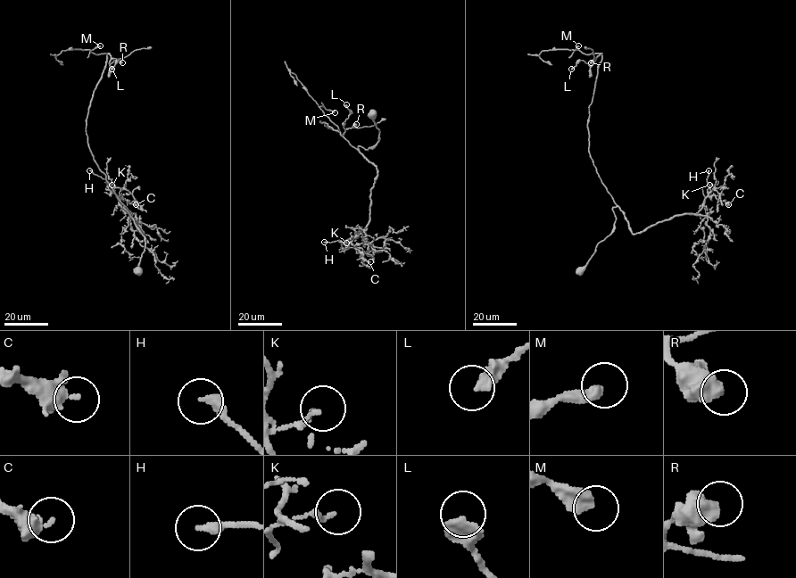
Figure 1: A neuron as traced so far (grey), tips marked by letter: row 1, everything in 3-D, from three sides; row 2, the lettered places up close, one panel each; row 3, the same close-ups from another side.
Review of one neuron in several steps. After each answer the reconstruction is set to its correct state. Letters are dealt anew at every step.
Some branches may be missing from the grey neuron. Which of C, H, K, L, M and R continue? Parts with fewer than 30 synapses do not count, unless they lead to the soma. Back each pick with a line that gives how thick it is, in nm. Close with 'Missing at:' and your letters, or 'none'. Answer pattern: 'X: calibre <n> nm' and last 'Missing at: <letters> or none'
C: calibre 480 nm
Missing at: C

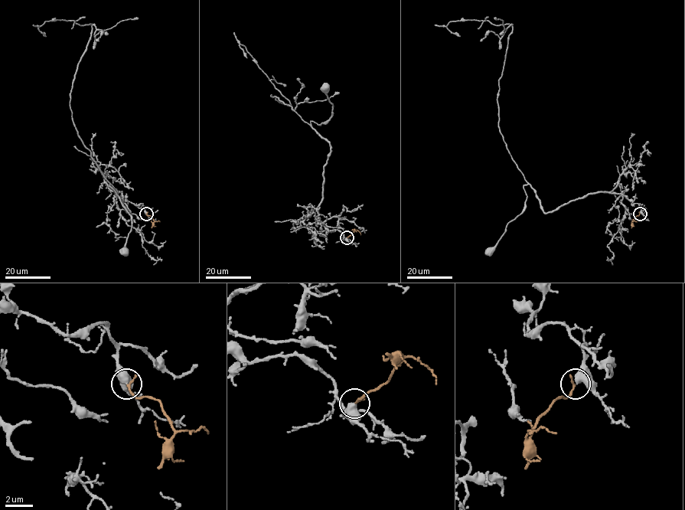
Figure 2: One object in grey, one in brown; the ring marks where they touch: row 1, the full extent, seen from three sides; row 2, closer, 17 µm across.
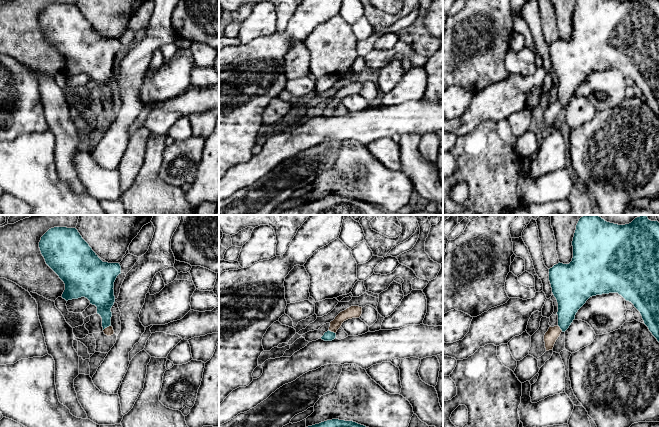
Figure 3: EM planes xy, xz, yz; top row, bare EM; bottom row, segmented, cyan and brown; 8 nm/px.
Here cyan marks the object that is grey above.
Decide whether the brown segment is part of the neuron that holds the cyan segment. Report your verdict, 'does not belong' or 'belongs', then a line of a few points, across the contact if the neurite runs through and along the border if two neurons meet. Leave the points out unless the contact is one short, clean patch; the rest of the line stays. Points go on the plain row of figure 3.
belongs | xy (102, 73), (104, 75), (106, 103), (108, 107)

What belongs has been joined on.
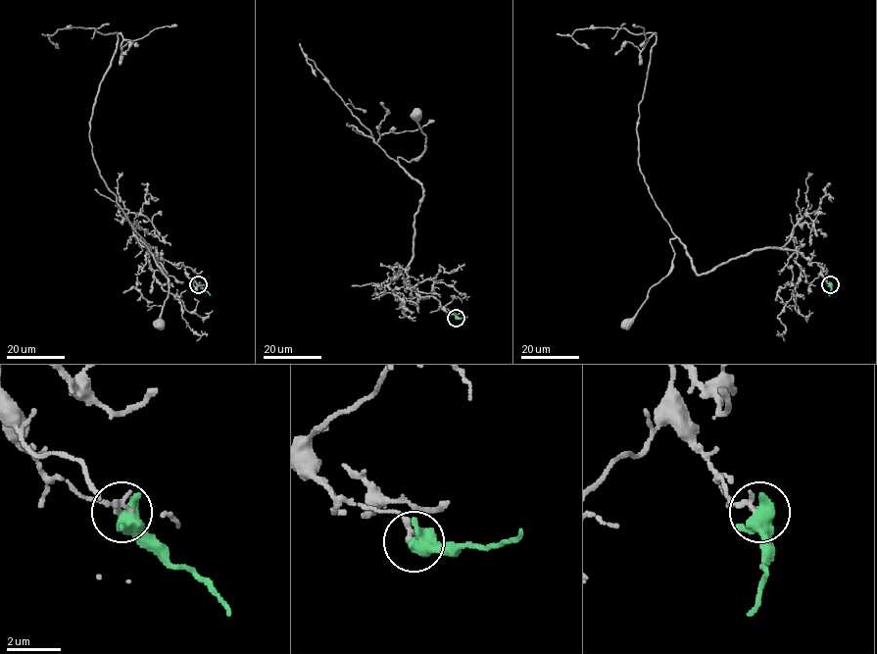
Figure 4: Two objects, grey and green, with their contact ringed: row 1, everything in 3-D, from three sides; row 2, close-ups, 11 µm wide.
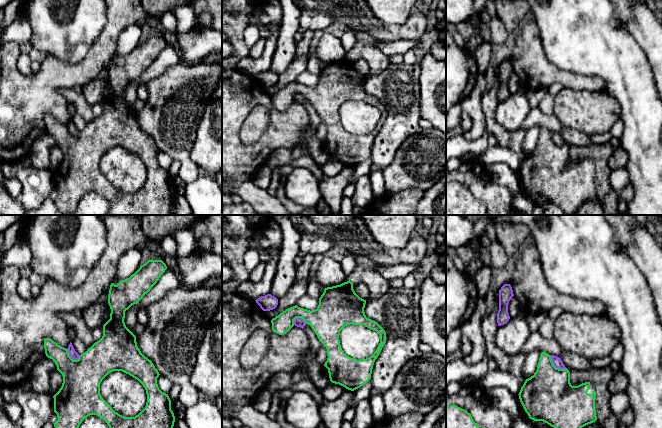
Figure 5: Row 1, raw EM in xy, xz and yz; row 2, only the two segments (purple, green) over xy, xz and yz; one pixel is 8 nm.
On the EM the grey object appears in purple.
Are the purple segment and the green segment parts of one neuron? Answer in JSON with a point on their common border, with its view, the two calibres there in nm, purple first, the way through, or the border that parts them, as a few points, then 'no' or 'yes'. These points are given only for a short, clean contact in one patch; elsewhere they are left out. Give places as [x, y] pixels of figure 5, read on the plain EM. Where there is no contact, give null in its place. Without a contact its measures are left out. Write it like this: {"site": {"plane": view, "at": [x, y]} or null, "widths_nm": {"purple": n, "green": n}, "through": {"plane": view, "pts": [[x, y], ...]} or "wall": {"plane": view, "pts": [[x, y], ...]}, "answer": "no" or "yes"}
{"site": {"plane": "yz", "at": [555, 142]}, "widths_nm": {"purple": 70, "green": 420}, "answer": "no"}

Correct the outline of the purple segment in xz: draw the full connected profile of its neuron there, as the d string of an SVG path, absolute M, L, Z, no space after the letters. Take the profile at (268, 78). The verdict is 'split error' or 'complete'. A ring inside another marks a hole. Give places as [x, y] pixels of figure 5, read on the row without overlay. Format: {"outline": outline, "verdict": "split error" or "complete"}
{"outline": "M271 70L259 73L255 76L263 87L270 87L277 83L278 75Z", "verdict": "complete"}

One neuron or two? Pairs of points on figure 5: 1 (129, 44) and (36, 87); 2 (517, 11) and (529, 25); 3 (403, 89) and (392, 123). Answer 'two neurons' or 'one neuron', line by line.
1: two neurons
2: two neurons
3: one neuron

